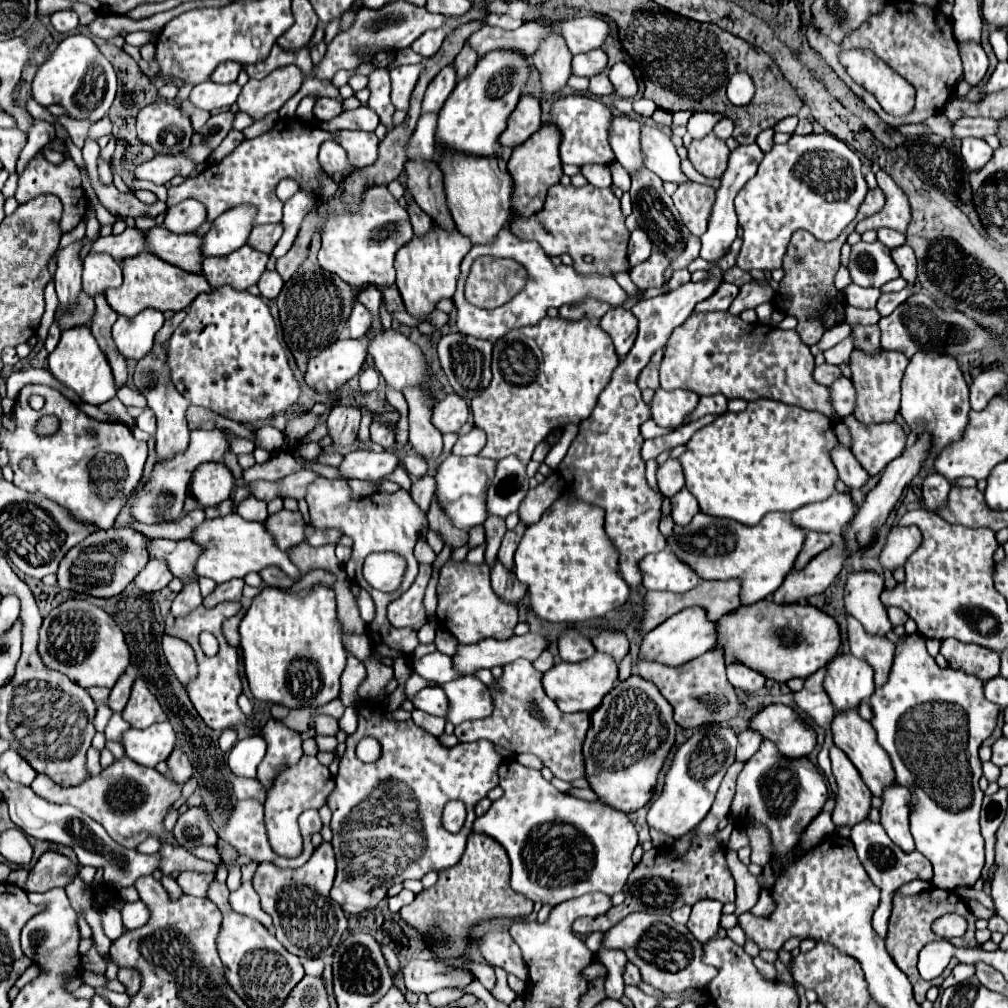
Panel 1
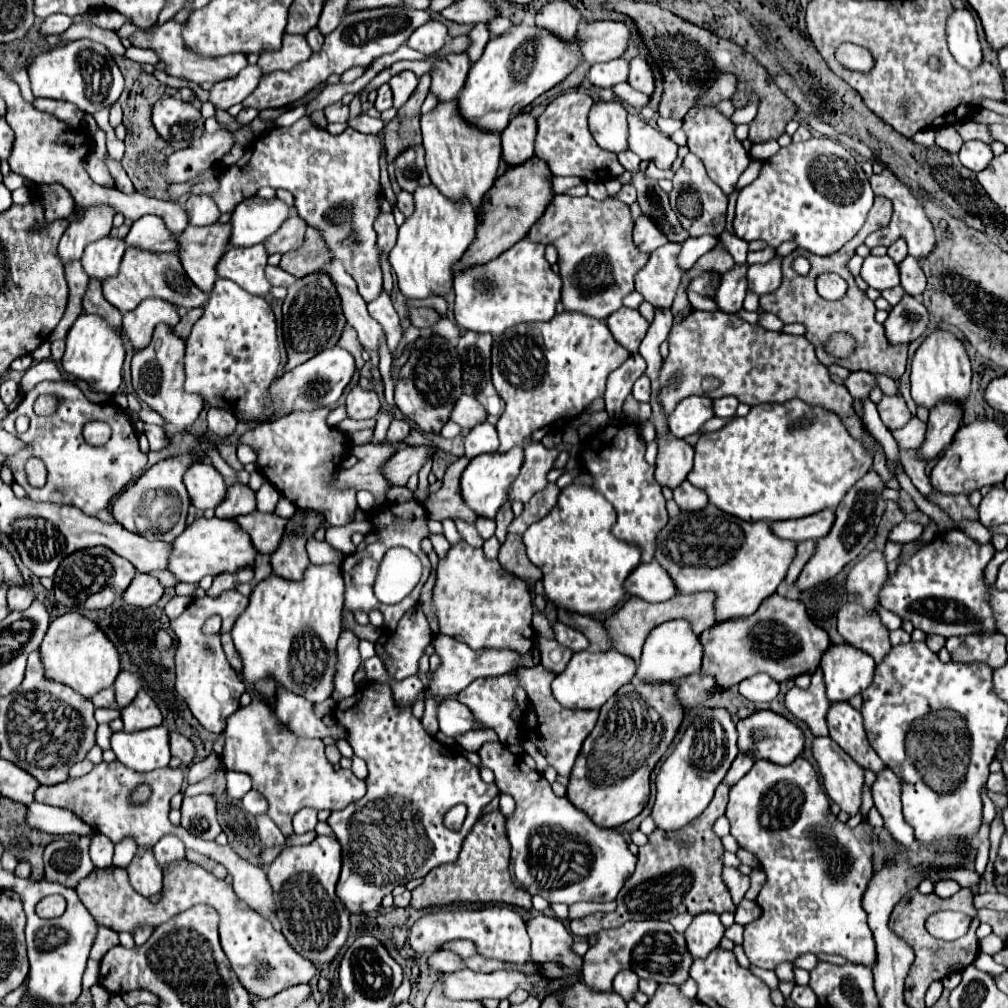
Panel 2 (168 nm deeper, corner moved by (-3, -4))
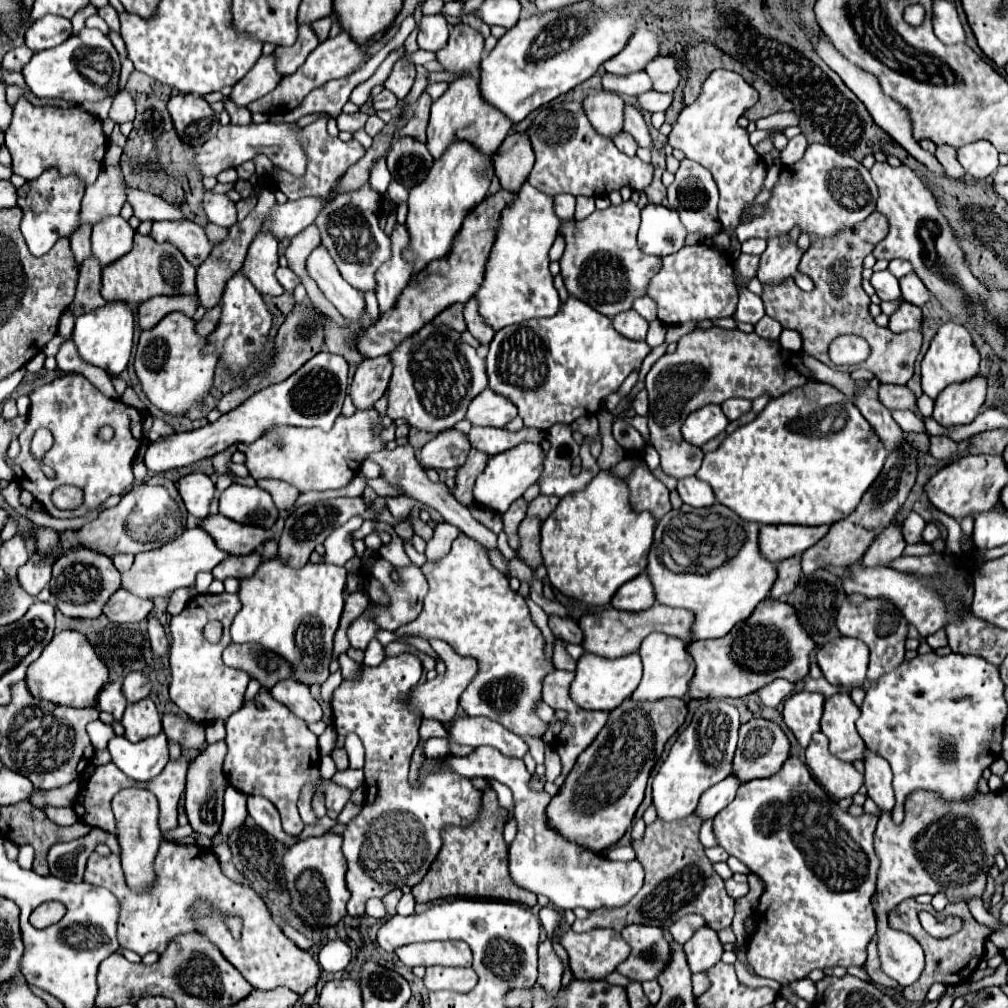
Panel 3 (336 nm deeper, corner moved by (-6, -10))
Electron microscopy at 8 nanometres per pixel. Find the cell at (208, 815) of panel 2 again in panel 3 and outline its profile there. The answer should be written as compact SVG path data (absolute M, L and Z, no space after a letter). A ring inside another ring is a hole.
M214 742L208 744L192 762L186 776L186 814L190 820L190 826L200 832L202 836L212 838L222 822L222 798L226 790L226 776L222 772L222 762L226 756L226 742Z

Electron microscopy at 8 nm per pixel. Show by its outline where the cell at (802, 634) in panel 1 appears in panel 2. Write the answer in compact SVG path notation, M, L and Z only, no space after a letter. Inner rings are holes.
M779 594L767 598L759 606L757 614L749 618L719 622L713 628L705 630L699 638L705 648L701 672L713 674L717 678L717 684L723 688L735 686L741 680L755 676L759 672L769 674L777 682L791 680L801 674L813 674L819 666L821 656L831 646L825 630L815 626L813 620L807 616L805 604ZM761 622L771 622L775 626L771 626L769 632L757 634L757 626Z

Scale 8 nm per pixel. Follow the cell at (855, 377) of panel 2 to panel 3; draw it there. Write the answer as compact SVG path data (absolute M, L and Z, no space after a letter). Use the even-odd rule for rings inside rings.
M882 384L880 386L880 402L890 410L912 410L918 418L922 418L916 396L908 386L896 386L896 384Z

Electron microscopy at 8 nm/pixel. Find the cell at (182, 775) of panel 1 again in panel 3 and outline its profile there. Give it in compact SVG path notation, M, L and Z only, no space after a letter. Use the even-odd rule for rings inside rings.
M164 714L162 716L162 730L168 736L168 740L174 740L182 746L182 750L202 748L206 744L204 738L204 724L194 722L184 716L176 714Z

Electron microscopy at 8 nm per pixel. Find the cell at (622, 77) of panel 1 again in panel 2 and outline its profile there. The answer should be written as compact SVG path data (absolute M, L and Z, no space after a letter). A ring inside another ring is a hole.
M633 58L631 62L629 62L629 78L627 78L627 82L635 88L635 90L641 90L643 94L651 94L653 92L653 70L649 68L649 64L647 64L647 60L643 60L643 58Z

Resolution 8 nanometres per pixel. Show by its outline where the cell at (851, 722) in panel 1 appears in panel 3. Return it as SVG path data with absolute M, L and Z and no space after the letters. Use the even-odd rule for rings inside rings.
M848 692L834 694L824 702L824 714L820 730L830 740L830 752L844 762L864 758L864 740L856 732L856 720L860 716L858 706L852 702Z

